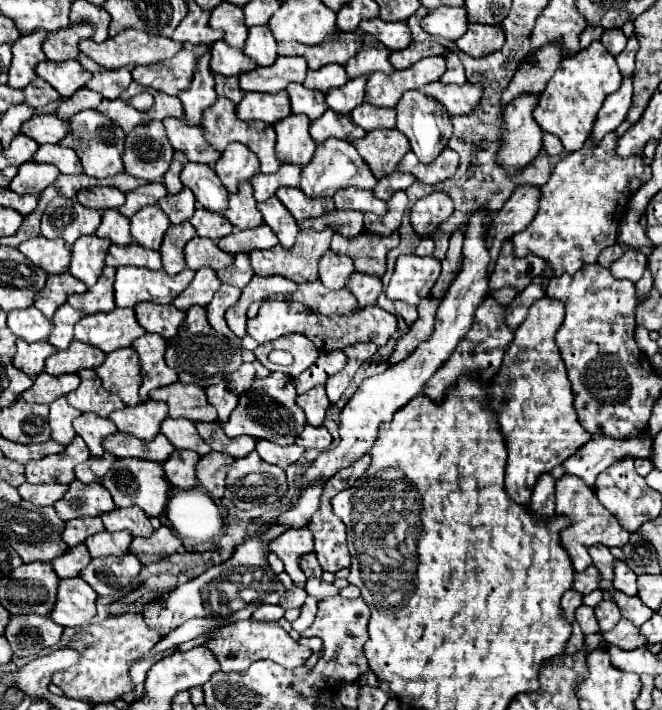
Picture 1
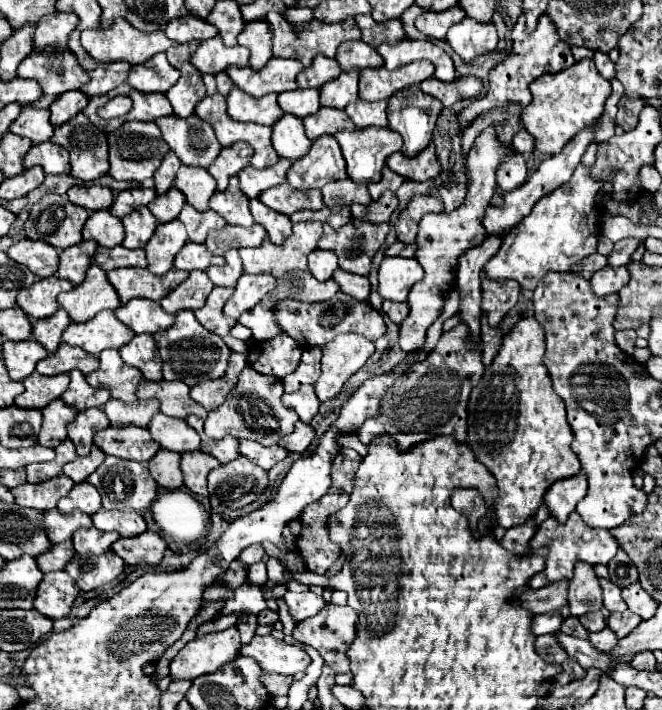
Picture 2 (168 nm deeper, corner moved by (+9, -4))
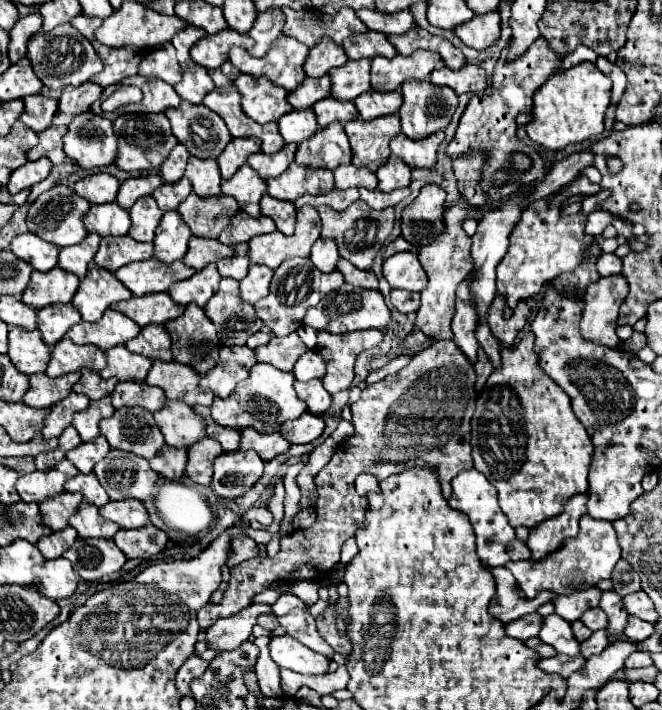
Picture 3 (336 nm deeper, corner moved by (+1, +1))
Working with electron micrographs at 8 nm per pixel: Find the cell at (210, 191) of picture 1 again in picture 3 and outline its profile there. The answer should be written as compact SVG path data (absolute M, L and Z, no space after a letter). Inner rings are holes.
M189 157L185 175L189 177L193 191L197 195L217 197L221 193L221 173L219 173L219 165L215 159Z

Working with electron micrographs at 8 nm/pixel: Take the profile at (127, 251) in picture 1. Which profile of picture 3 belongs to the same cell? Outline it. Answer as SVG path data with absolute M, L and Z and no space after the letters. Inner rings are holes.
M121 235L121 237L101 239L99 251L95 253L95 263L113 273L131 261L143 261L151 257L153 257L151 243L139 243L133 241L129 235Z

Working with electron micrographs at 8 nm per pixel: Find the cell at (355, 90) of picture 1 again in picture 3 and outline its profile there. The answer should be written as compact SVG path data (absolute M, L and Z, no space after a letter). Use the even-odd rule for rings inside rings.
M369 59L347 61L343 67L335 67L329 71L331 75L331 97L341 101L353 101L361 93L369 91Z

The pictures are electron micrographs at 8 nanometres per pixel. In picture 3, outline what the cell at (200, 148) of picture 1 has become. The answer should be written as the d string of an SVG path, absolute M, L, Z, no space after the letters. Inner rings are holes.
M181 101L177 109L167 109L165 115L177 141L183 143L195 157L217 159L233 139L225 121L205 105Z

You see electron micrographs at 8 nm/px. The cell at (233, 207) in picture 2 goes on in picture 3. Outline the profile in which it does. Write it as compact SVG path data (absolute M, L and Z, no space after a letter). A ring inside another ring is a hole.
M247 163L227 181L223 181L221 191L225 195L231 195L237 199L239 209L249 213L251 217L259 217L259 199L267 191L267 181L259 177L257 171L253 171Z

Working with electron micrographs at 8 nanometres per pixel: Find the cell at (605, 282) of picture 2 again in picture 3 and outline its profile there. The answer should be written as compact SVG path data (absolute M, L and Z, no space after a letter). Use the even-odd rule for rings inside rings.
M621 275L599 279L589 285L585 295L585 305L581 313L581 337L585 341L605 345L609 349L621 347L619 337L615 335L619 307L625 299L629 285Z

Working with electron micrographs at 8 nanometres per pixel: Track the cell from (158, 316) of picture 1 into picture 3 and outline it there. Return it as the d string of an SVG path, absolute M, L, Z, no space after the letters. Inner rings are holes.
M149 293L141 297L131 297L127 301L117 301L117 305L111 305L111 307L127 315L141 327L149 323L165 323L173 317L179 317L185 311L185 307L177 305L169 297L169 293Z

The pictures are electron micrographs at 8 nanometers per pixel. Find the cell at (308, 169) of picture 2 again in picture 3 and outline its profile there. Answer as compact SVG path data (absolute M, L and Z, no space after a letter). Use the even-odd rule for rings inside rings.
M333 121L331 125L319 129L311 139L299 143L295 153L295 163L307 165L311 169L335 169L337 165L351 163L351 147L343 125Z

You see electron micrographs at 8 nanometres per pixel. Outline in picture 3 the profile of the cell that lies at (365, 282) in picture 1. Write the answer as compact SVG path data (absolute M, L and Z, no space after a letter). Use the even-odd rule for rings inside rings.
M339 259L337 261L337 271L343 273L345 281L351 283L351 285L357 285L357 287L365 287L365 289L377 289L377 277L373 271L363 271L363 269L357 269L355 265L351 265L349 261L345 259Z

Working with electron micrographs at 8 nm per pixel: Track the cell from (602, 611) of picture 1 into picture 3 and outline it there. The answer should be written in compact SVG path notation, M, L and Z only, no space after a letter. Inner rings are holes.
M593 607L593 609L585 611L585 613L581 615L581 621L583 621L591 631L605 629L605 625L607 625L607 617L605 617L605 613L603 613L599 607Z

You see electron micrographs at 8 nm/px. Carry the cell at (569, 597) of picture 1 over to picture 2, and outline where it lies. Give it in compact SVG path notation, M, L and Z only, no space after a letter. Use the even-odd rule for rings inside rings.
M547 612L547 614L537 614L533 618L533 634L541 636L547 632L557 632L563 624L563 616L559 612Z

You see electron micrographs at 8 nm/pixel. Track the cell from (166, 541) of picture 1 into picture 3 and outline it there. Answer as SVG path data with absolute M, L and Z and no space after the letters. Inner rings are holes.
M145 525L139 529L119 529L117 535L113 537L117 547L129 557L141 557L141 559L151 559L157 553L161 553L167 545L167 535L157 529L155 525Z

